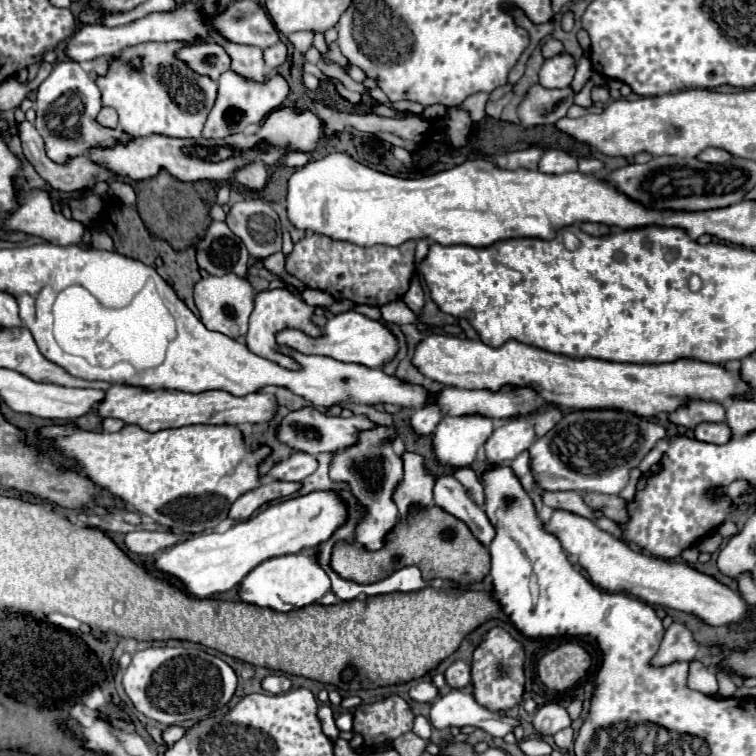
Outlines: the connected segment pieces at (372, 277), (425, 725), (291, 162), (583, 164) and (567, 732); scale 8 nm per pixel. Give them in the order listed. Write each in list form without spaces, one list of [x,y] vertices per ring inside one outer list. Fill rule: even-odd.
[[[302,237],[292,253],[286,257],[286,271],[300,279],[306,287],[326,291],[336,301],[352,301],[358,305],[374,305],[382,307],[390,301],[400,299],[410,285],[412,275],[416,273],[414,265],[414,249],[416,241],[406,241],[398,247],[388,245],[374,245],[374,247],[360,247],[348,241],[336,241],[336,249],[326,247],[328,261],[318,257],[318,245],[312,237]]]
[[[416,717],[416,721],[414,721],[414,733],[418,735],[418,737],[422,737],[422,739],[426,739],[426,737],[430,737],[430,733],[432,733],[432,725],[430,725],[430,721],[426,719],[426,717]]]
[[[290,151],[290,153],[286,155],[286,165],[292,167],[292,169],[300,169],[300,167],[304,167],[304,165],[310,163],[310,161],[312,161],[312,155],[308,155],[308,153]]]
[[[580,159],[578,161],[578,171],[580,173],[598,173],[602,167],[604,165],[598,159]]]
[[[562,729],[562,731],[558,731],[558,733],[554,735],[554,741],[556,741],[556,745],[558,745],[560,749],[568,749],[568,747],[572,745],[572,741],[574,741],[572,729]]]

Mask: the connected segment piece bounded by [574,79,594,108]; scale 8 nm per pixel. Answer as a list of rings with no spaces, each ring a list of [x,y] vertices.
[[[592,79],[588,80],[586,85],[582,88],[580,93],[577,93],[574,96],[574,103],[584,108],[589,108],[593,105],[593,101],[591,99],[591,90],[594,86]]]

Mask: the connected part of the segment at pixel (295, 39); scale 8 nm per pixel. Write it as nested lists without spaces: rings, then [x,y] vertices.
[[[299,31],[287,36],[289,41],[293,44],[296,50],[304,53],[310,46],[312,46],[313,31]]]

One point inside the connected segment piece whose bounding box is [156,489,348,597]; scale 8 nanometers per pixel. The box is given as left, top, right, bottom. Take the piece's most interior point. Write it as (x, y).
(210, 563)

